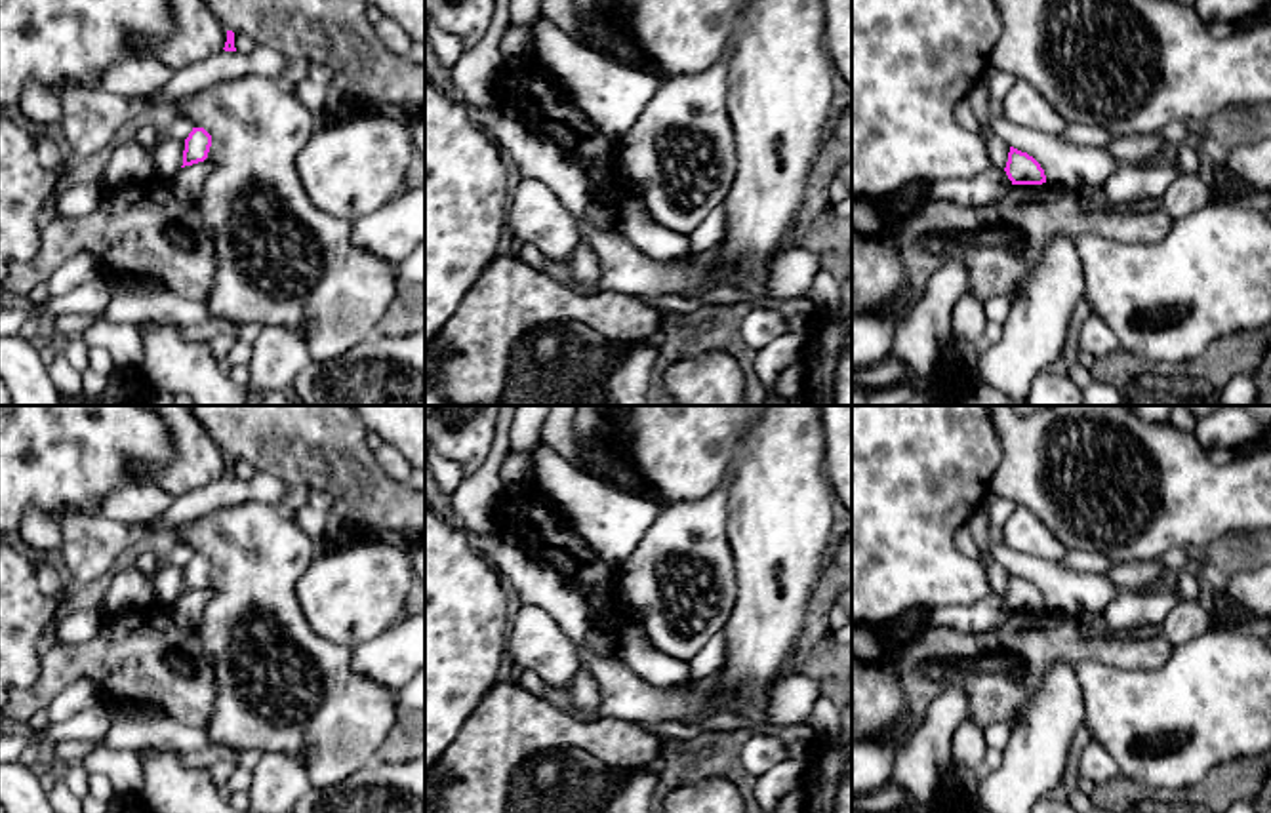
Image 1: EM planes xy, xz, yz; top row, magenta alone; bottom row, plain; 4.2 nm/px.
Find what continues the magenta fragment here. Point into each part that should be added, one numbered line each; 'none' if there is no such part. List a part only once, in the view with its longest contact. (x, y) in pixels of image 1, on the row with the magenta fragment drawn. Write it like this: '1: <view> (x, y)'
none

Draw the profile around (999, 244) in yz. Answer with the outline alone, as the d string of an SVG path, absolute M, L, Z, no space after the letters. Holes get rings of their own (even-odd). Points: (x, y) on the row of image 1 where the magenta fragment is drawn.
M1050 183L1012 185L987 208L928 200L896 219L903 286L882 318L892 324L907 318L932 274L947 263L968 268L968 291L978 299L1012 299L1054 238L1092 232L1147 246L1162 240L1170 227L1172 217L1160 208L1138 213L1084 209L1077 192Z

